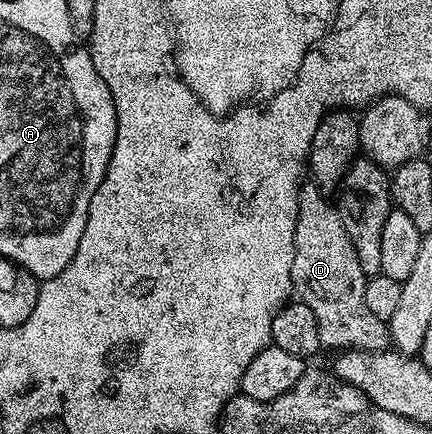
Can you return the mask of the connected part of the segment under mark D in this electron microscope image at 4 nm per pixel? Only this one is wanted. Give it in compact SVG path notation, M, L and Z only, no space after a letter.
M308 181L301 186L298 201L298 221L294 229L294 265L292 266L292 290L299 302L310 305L314 318L318 321L318 337L321 348L333 347L333 352L341 351L382 351L389 346L390 332L383 319L374 317L366 306L366 285L369 276L365 275L362 265L358 265L358 253L350 249L350 233L342 225L339 206L332 203L314 182Z

